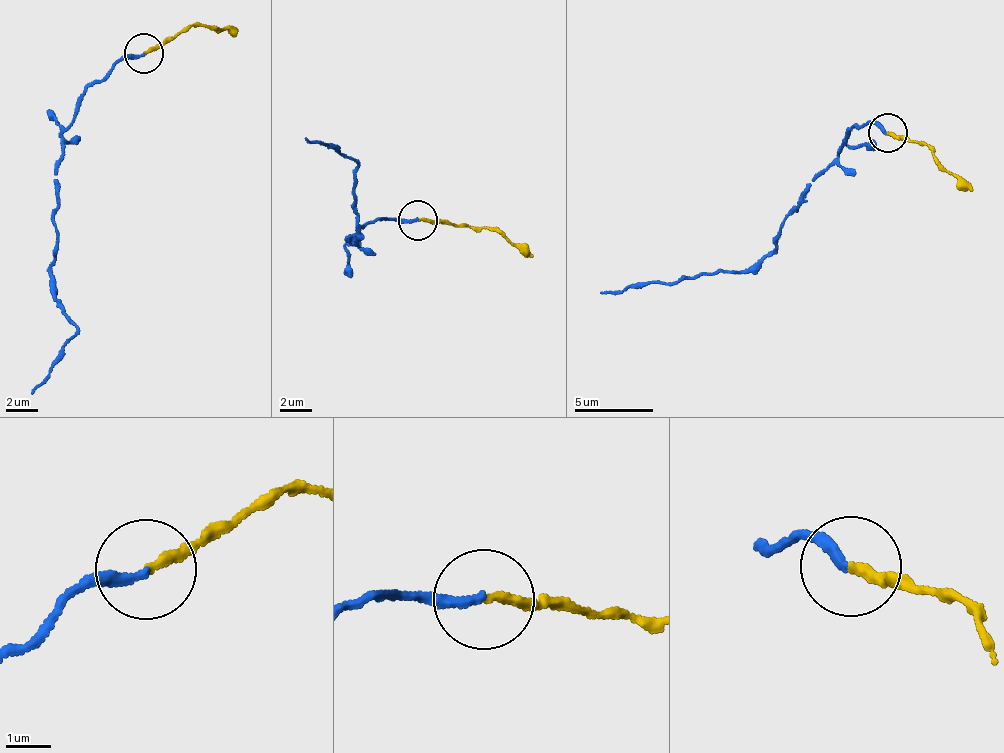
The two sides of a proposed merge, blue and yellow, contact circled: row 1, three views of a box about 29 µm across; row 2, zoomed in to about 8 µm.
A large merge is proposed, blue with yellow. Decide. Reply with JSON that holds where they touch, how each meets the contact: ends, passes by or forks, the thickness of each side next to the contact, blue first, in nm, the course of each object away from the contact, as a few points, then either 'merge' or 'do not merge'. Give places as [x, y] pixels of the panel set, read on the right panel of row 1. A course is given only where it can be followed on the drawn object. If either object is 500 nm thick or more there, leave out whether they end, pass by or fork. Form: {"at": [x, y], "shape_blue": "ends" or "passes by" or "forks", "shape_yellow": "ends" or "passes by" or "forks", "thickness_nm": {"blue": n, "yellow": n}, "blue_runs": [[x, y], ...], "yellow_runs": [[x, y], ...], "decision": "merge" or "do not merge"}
{"at": [887, 133], "shape_blue": "ends", "shape_yellow": "ends", "thickness_nm": {"blue": 200, "yellow": 190}, "blue_runs": [[885, 133], [876, 121], [855, 123], [771, 251], [742, 269], [599, 292]], "yellow_runs": [[889, 132], [934, 154], [973, 191]], "decision": "merge"}

